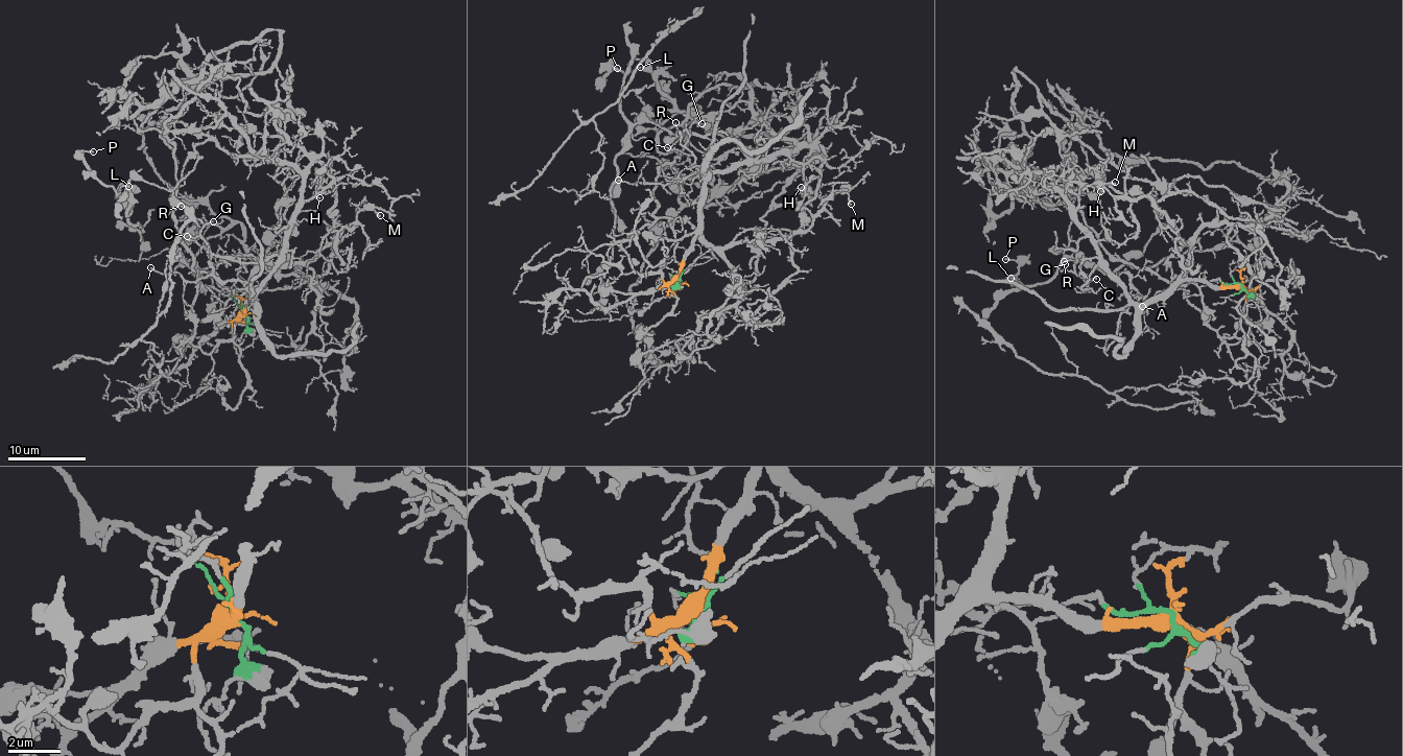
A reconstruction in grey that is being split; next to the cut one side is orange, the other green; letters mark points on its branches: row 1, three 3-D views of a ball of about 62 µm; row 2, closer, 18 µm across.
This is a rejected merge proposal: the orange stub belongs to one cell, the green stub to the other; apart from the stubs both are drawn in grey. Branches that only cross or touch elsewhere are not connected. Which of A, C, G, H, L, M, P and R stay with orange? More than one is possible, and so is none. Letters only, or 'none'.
A, C, G, H, L, M, P, R

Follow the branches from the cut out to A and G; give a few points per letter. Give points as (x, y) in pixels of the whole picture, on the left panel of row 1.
A: (242, 312), (247, 290), (255, 300), (240, 281), (209, 275), (186, 281), (150, 266)
G: (242, 312), (247, 290), (255, 300), (278, 258), (277, 255), (239, 263), (217, 256), (200, 234), (214, 221)

